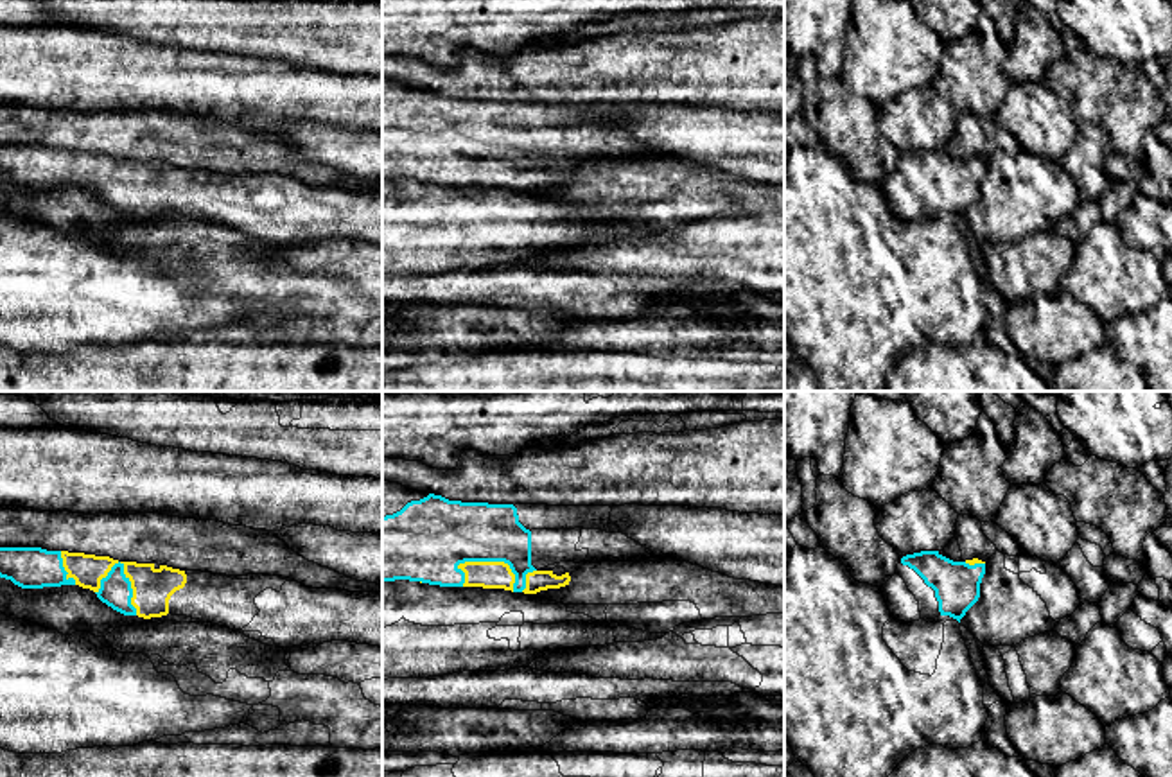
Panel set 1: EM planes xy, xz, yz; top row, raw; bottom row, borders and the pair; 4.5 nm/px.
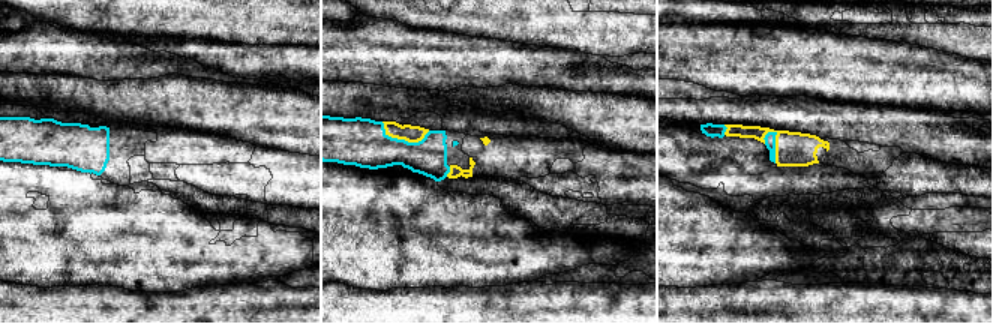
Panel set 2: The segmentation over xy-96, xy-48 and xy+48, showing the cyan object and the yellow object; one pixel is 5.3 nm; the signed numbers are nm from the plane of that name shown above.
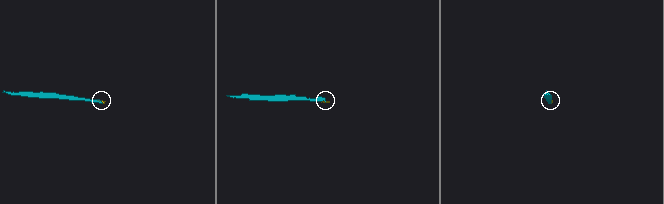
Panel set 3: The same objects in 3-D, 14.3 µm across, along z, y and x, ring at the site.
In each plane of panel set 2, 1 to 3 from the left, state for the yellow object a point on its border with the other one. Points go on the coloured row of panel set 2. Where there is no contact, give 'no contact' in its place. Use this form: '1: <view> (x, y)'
1: no contact
2: xy-48 (402, 140)
3: xy+48 (774, 144)

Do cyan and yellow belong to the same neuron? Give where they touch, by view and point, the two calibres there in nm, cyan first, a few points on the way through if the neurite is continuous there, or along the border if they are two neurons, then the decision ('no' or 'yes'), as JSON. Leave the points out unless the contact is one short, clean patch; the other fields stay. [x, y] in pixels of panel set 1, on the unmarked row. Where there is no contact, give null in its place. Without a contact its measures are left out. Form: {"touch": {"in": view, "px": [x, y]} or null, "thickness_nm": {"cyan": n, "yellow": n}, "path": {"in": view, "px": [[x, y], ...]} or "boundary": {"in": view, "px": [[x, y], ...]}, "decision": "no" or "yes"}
{"touch": {"in": "xz", "px": [496, 158]}, "thickness_nm": {"cyan": 300, "yellow": 130}, "decision": "no"}

